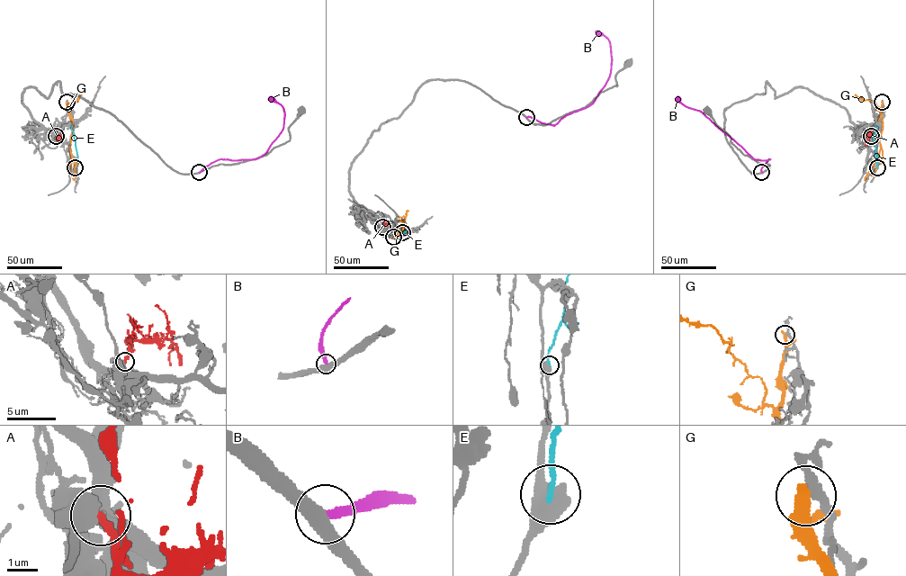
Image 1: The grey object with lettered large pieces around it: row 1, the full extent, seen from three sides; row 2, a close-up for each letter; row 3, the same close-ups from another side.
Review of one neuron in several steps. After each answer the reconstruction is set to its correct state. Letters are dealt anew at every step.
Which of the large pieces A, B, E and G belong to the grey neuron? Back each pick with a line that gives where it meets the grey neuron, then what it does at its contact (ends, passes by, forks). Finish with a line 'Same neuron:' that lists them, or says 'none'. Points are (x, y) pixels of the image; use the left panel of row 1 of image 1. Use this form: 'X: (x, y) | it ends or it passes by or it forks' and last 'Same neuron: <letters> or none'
Same neuron: none

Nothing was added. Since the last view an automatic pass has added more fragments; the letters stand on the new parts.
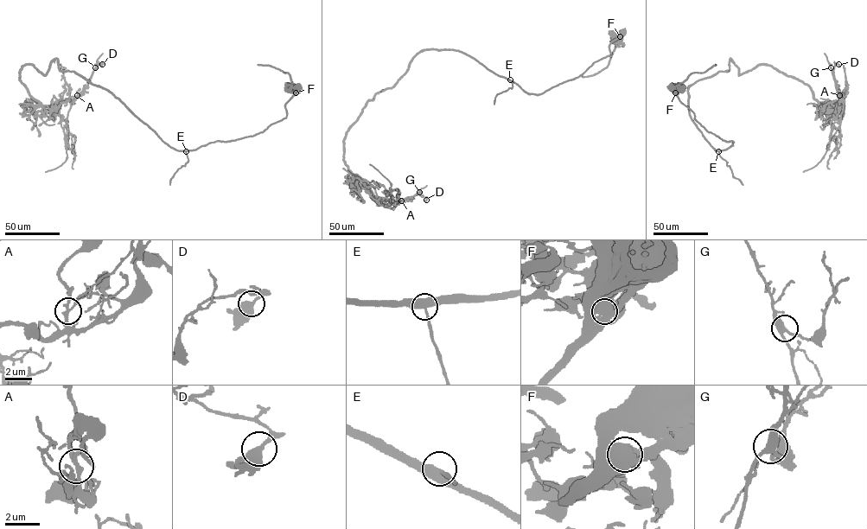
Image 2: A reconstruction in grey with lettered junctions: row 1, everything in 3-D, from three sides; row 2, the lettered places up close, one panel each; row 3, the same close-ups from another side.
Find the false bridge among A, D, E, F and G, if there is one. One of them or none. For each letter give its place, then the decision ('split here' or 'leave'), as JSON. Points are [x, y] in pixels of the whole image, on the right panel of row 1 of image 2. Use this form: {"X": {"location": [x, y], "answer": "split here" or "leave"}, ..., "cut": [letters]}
{"A": {"location": [839, 95], "answer": "leave"}, "D": {"location": [838, 64], "answer": "leave"}, "E": {"location": [718, 151], "answer": "leave"}, "F": {"location": [675, 92], "answer": "split here"}, "G": {"location": [831, 67], "answer": "leave"}, "cut": ["F"]}

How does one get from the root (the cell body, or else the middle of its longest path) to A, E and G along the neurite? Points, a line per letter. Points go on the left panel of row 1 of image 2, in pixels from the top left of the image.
A: (299, 88), (286, 117), (262, 132), (179, 150), (57, 59), (45, 75), (21, 67), (44, 105), (77, 95)
E: (299, 88), (285, 105), (286, 117), (262, 132), (234, 140), (210, 143), (186, 151)
G: (299, 88), (262, 132), (179, 150), (56, 59), (45, 75), (23, 65), (20, 79), (54, 107), (95, 67)

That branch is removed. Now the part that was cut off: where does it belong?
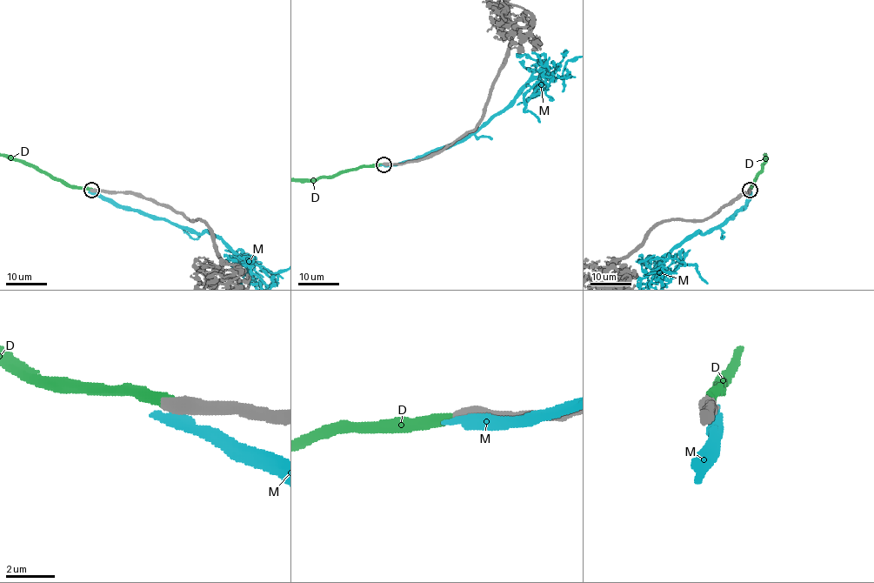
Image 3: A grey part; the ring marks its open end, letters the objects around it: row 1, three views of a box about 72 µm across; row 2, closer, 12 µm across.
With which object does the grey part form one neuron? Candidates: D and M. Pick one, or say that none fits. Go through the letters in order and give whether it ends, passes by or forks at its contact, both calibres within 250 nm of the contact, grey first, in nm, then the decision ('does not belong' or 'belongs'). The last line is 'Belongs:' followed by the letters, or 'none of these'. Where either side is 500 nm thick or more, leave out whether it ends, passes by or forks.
D: calibres 650 and 400 nm; belongs
M: calibres 700 and 550 nm; does not belong
Belongs: D

